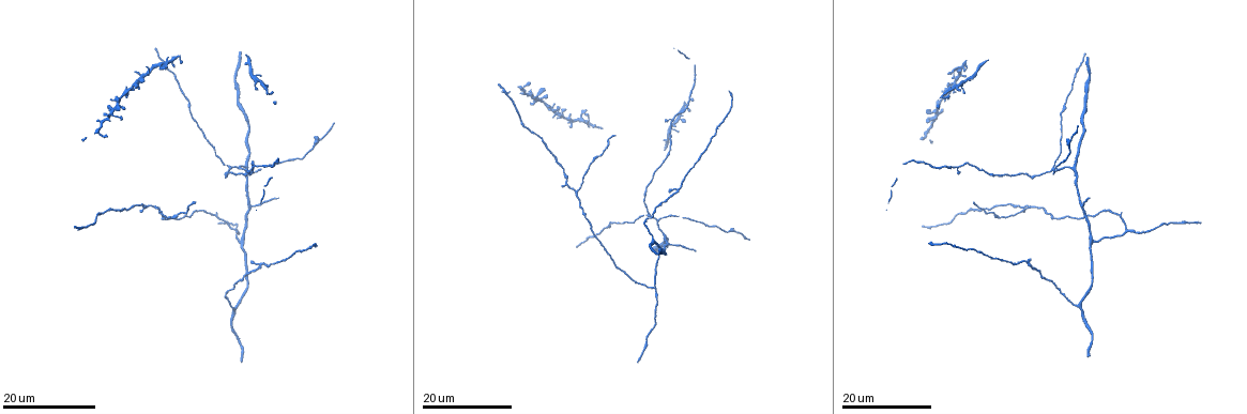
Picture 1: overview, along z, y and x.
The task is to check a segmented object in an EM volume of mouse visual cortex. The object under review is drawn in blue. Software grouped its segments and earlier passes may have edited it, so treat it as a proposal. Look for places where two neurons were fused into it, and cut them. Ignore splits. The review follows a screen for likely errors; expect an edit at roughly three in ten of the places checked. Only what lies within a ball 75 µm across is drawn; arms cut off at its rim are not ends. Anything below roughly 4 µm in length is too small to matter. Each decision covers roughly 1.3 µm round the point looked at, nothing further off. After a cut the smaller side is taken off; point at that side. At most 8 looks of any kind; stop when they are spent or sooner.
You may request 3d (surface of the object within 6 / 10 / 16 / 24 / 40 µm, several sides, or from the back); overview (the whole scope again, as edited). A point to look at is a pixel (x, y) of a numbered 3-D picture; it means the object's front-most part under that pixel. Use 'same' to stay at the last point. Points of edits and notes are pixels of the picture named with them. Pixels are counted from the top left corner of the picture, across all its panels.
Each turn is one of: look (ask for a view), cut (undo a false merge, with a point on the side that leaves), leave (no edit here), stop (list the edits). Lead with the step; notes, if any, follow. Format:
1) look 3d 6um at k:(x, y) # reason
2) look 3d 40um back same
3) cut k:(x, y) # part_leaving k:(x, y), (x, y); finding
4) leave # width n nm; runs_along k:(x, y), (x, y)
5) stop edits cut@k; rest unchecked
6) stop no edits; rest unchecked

look 3d 16um at 1:(653, 239) # three arms meet

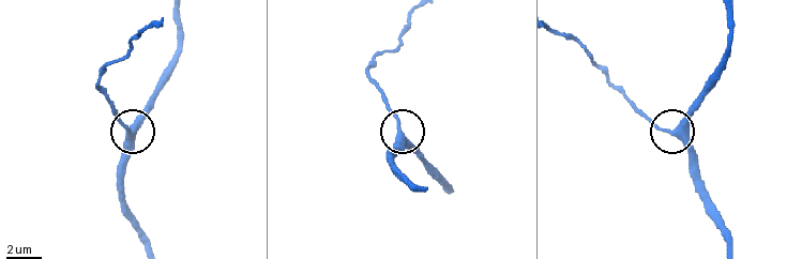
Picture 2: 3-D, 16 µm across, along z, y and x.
look 3d 10um at 2:(129, 133) # zoom in

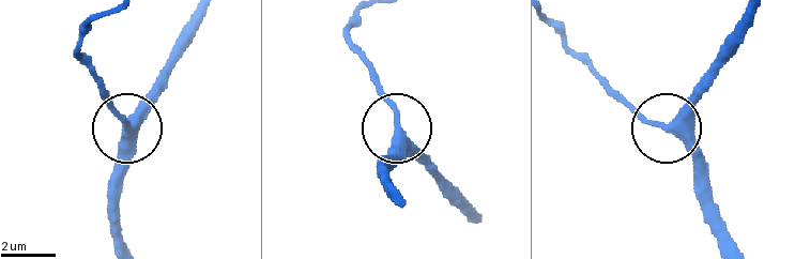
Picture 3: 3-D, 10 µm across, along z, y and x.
leave # width 350 nm; runs_along 3:(752, 16), (713, 79), (669, 125), (703, 173); continuous, no second neuron

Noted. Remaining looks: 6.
look 3d 24um at 1:(236, 233) # a fork

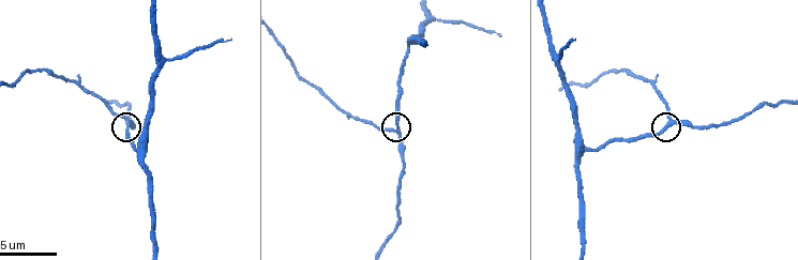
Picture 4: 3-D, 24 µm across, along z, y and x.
look 3d 6um at 4:(127, 125)

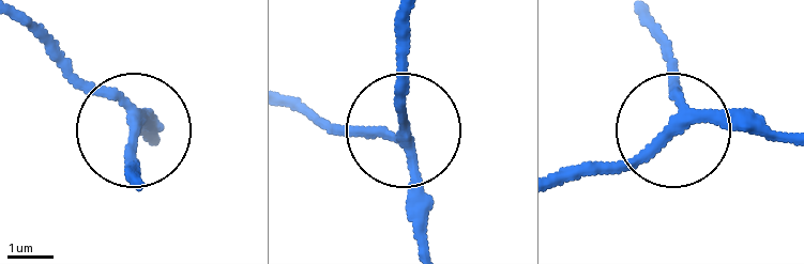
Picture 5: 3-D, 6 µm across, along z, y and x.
leave # runs_along 5:(305, 112), (405, 136), (416, 239); one neuron here

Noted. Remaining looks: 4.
look 3d 16um at 4:(556, 60)

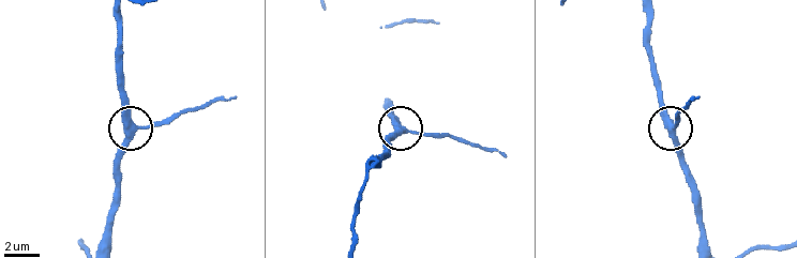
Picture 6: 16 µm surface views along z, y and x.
look 3d 16um back at 6:(137, 128)

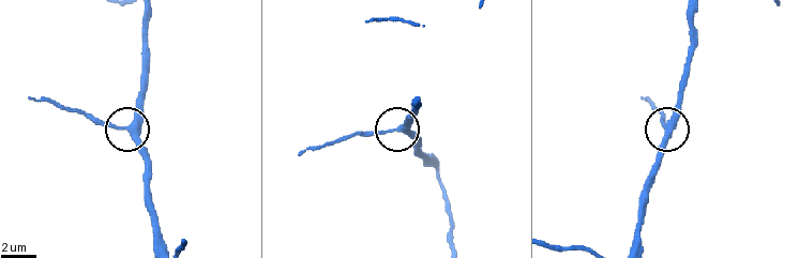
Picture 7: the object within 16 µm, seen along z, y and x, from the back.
leave # runs_along 7:(159, 246), (148, 168), (138, 142), (126, 131), (85, 117); all the same neuron

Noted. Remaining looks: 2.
look 3d 24um at 1:(1071, 168) # three arms meet

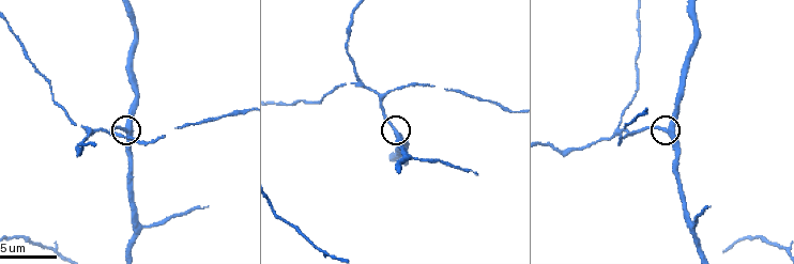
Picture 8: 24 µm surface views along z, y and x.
look 3d 6um at 8:(128, 129)

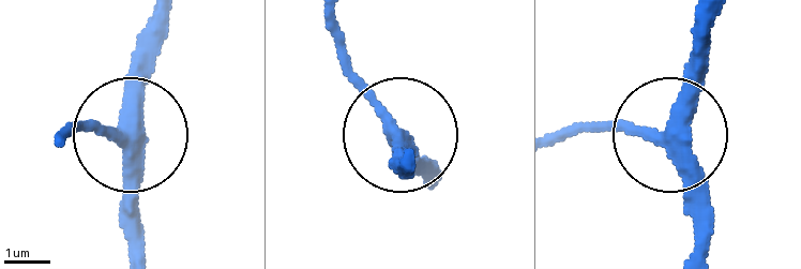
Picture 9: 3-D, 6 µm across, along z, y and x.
leave # arms 3; runs_along 9:(705, 252), (705, 182), (670, 125), (693, 21); one neuron here

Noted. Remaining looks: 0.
stop no edits; rest unchecked

